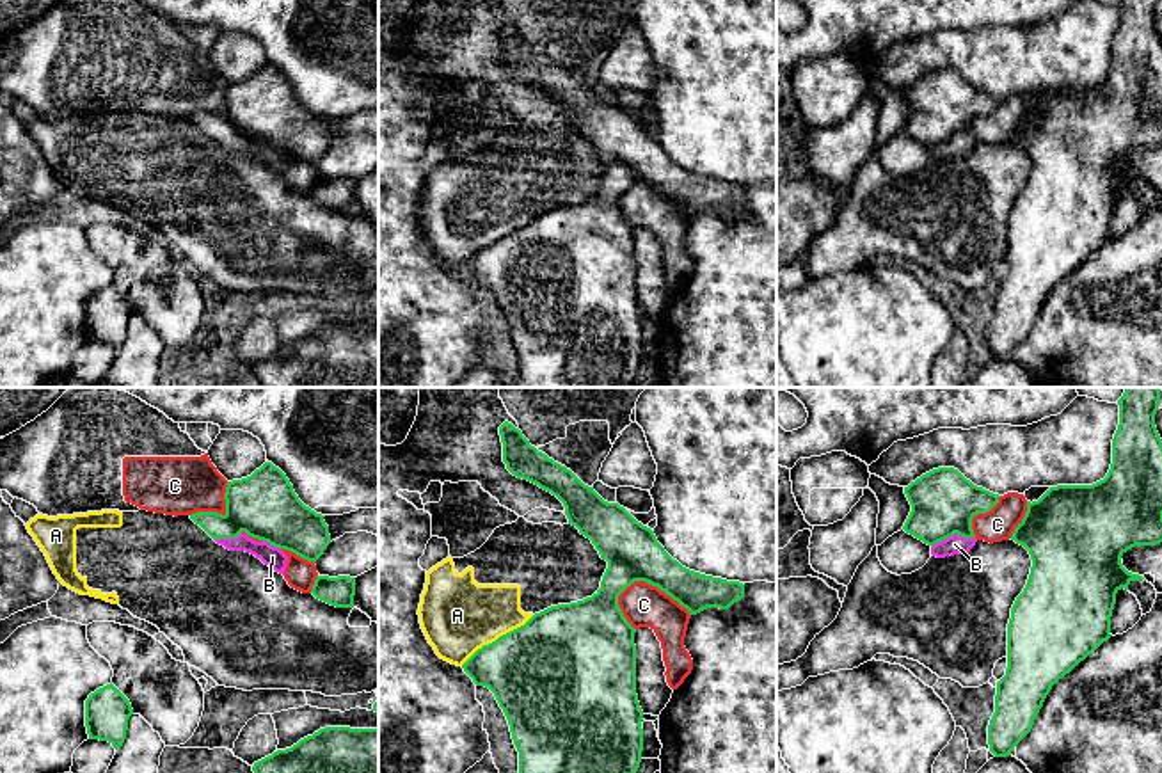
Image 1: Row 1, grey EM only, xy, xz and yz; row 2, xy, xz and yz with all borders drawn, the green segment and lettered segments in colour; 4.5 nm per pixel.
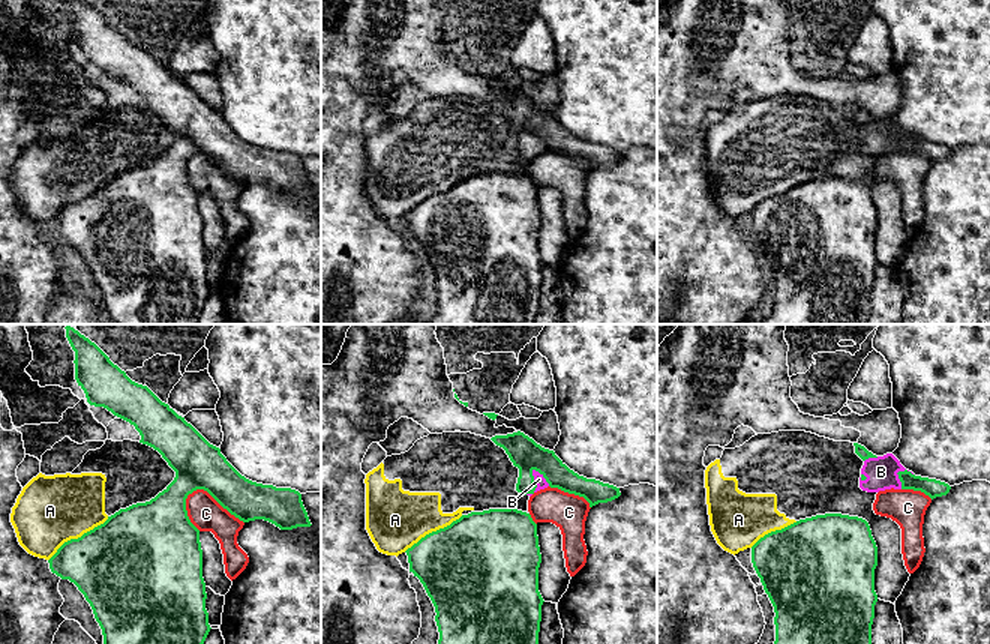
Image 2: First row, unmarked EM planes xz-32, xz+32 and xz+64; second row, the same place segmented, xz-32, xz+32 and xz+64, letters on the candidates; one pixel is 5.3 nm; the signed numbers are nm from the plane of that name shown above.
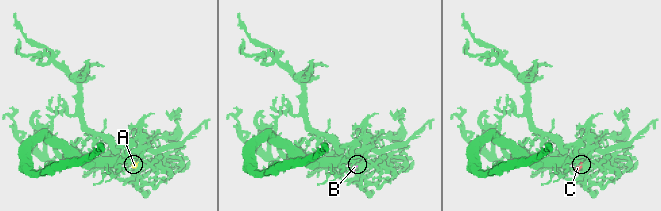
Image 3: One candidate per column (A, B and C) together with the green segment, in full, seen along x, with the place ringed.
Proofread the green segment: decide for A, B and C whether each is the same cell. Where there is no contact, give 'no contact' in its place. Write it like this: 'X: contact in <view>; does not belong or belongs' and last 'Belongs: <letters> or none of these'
A: contact in xz; does not belong
B: contact in yz; belongs
C: contact in xz; does not belong
Belongs: B

